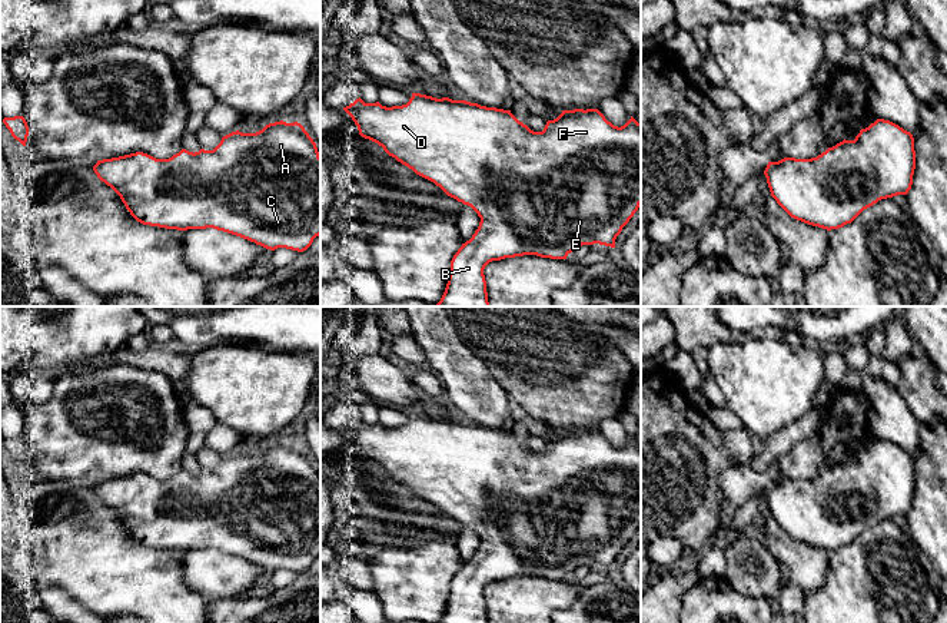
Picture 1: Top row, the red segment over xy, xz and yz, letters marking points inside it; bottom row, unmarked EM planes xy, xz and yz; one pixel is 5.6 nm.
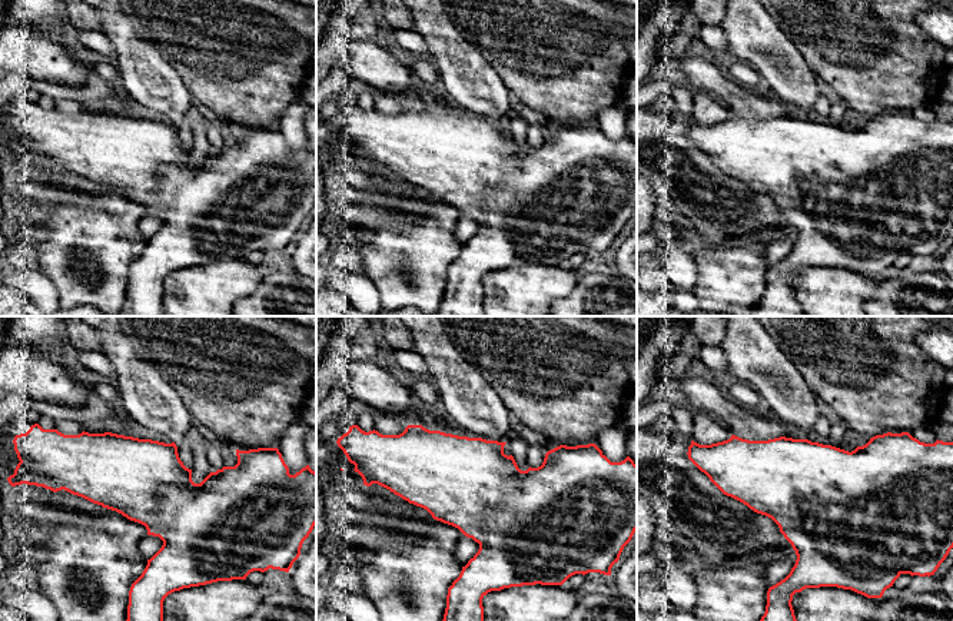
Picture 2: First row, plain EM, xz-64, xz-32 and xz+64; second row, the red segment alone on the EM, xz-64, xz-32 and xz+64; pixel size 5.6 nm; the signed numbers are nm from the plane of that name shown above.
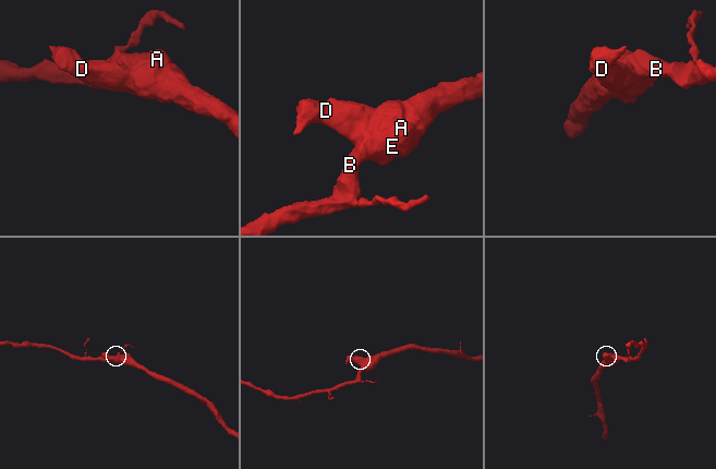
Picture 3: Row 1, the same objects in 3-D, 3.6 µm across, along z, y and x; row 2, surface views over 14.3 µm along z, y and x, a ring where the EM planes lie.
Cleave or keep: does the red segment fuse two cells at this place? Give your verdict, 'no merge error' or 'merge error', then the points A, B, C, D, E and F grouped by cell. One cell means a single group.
no merge error; A B C D E F

